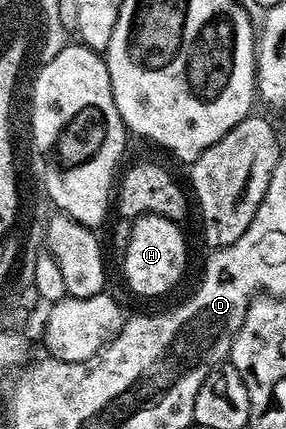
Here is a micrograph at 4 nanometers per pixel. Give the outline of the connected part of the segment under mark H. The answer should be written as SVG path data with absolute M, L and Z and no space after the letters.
M143 215L130 224L127 252L123 255L123 275L139 295L163 295L179 283L187 267L187 239L178 222L160 215Z

